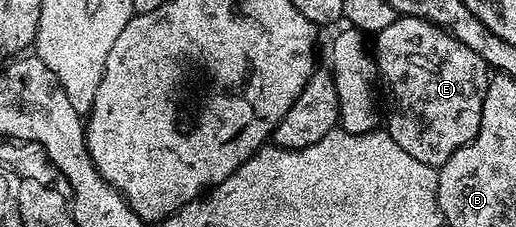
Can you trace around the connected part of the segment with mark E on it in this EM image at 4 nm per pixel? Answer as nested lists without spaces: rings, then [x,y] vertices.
[[[398,16],[387,29],[377,34],[372,44],[372,55],[378,65],[380,88],[386,91],[390,113],[384,124],[396,146],[401,146],[419,162],[440,166],[456,150],[476,138],[480,130],[480,114],[484,110],[484,94],[490,85],[491,69],[476,50],[468,50],[464,42],[452,38],[445,28],[437,28],[427,20]]]

